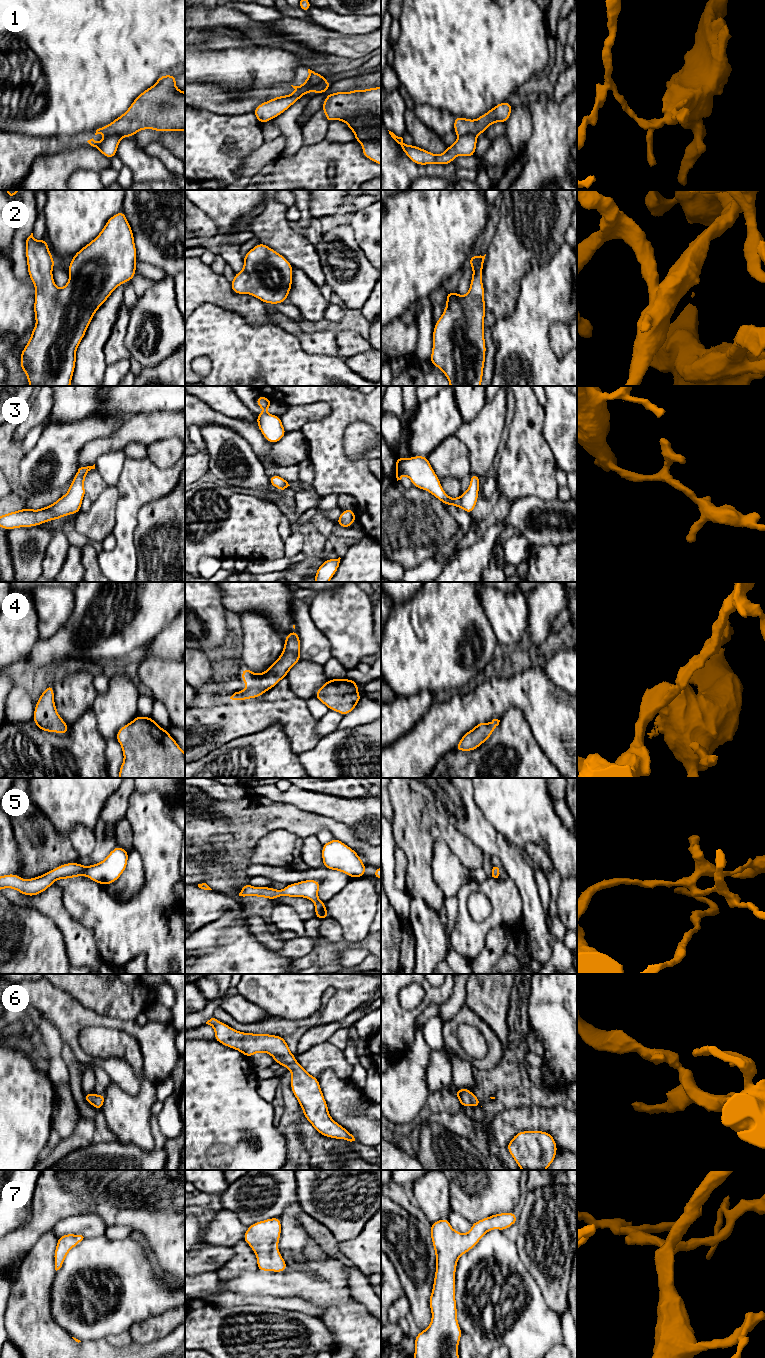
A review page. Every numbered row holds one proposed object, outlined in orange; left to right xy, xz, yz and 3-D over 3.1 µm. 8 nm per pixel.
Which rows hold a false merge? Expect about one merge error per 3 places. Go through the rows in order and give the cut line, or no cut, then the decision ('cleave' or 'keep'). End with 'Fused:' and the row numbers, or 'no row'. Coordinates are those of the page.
1: xz (323, 78), (313, 85), (308, 84) | cleave
2: no cut | keep
3: no cut | keep
4: no cut | keep
5: no cut | keep
6: no cut | keep
7: no cut | keep
Fused: 1

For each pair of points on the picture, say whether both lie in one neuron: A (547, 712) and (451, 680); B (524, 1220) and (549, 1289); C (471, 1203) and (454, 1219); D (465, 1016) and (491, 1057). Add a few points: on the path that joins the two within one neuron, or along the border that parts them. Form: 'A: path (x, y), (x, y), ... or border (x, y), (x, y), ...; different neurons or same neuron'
A: border (456, 690), (441, 697); different neurons
B: path (538, 1237), (546, 1245), (550, 1261), (550, 1272); same neuron
C: border (451, 1210), (461, 1214), (471, 1224); different neurons
D: path (477, 1022), (490, 1036), (491, 1045); same neuron

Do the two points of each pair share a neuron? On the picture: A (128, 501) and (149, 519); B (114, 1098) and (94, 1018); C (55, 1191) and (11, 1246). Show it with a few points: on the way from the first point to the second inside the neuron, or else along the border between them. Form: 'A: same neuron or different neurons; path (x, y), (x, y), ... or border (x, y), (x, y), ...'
A: different neurons; border (159, 498), (147, 502), (140, 509), (134, 534)
B: different neurons; border (111, 1081), (131, 1095)
C: same neuron; path (49, 1205), (45, 1215), (25, 1235)

